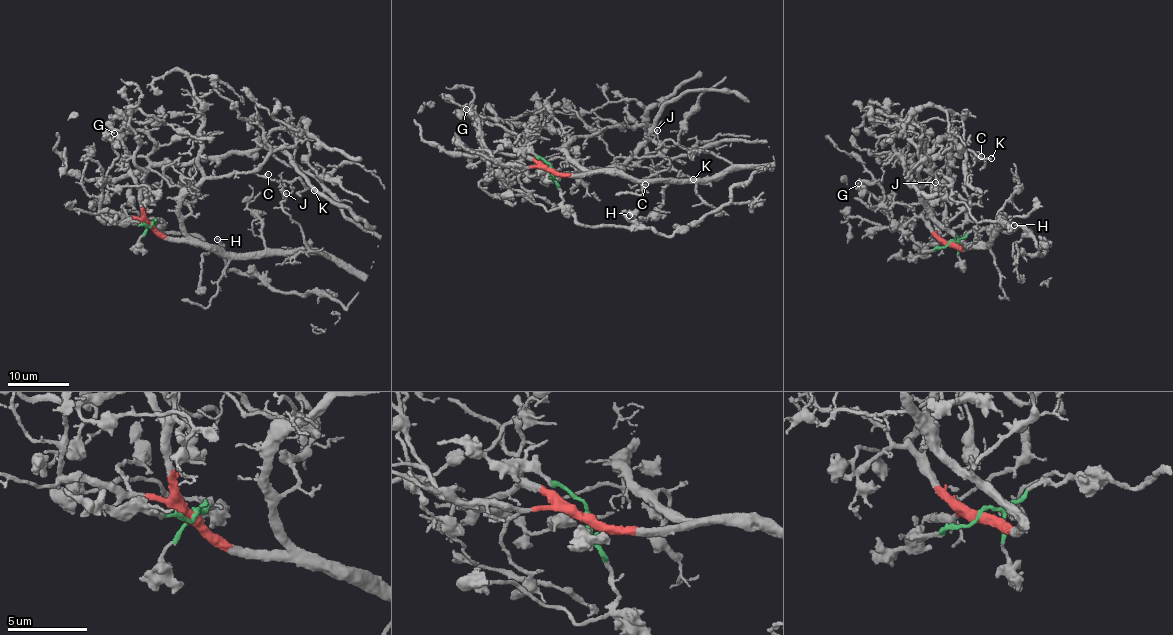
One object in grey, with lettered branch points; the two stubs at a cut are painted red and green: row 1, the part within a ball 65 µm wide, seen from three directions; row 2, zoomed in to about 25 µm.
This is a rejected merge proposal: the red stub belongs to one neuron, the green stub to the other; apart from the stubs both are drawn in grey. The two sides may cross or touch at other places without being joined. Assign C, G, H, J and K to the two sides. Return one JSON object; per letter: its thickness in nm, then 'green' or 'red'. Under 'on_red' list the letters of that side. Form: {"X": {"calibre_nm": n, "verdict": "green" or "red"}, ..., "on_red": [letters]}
{"C": {"calibre_nm": 110, "verdict": "red"}, "G": {"calibre_nm": 170, "verdict": "red"}, "H": {"calibre_nm": 200, "verdict": "green"}, "J": {"calibre_nm": 120, "verdict": "red"}, "K": {"calibre_nm": 160, "verdict": "red"}, "on_red": ["C", "G", "J", "K"]}

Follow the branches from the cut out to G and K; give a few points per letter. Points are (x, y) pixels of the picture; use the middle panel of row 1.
G: (551, 168), (500, 163), (485, 146), (478, 132), (481, 124), (461, 111), (466, 109)
K: (551, 168), (531, 158), (515, 163), (533, 175), (555, 177), (614, 168), (633, 156), (662, 156), (694, 179)

